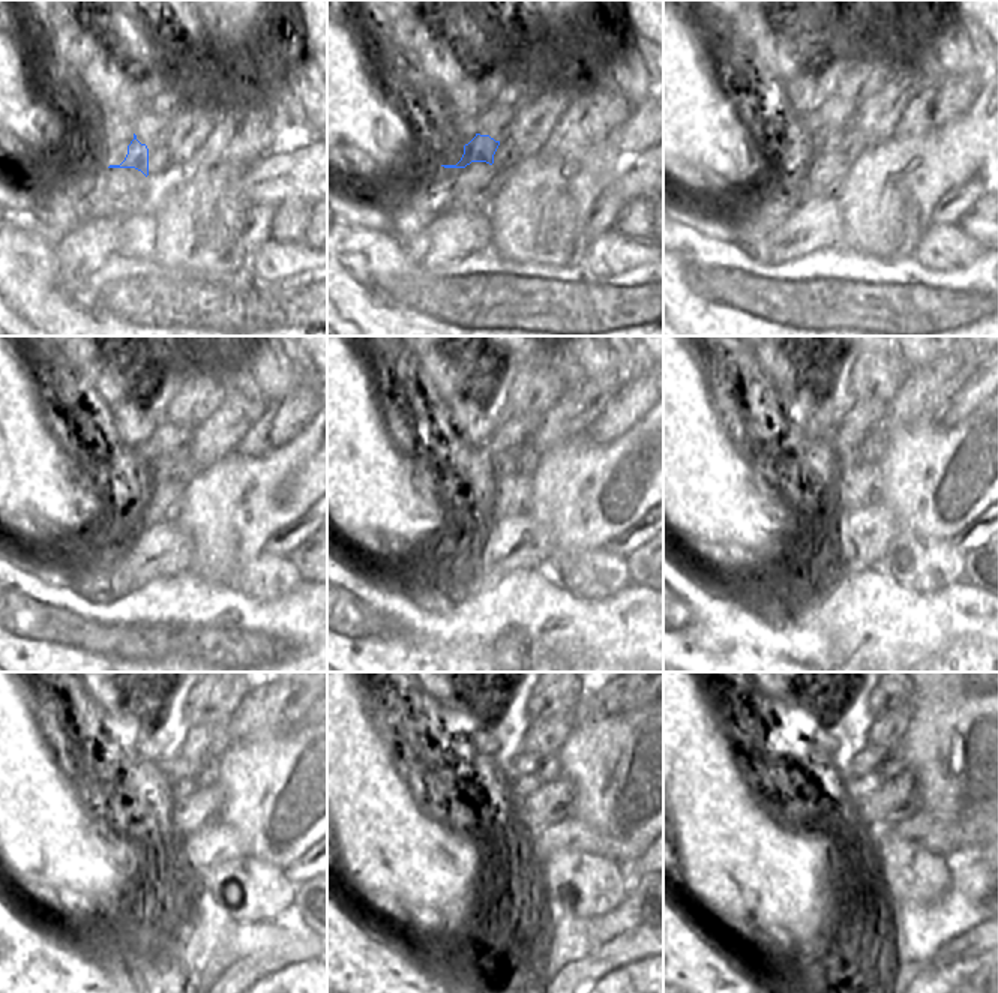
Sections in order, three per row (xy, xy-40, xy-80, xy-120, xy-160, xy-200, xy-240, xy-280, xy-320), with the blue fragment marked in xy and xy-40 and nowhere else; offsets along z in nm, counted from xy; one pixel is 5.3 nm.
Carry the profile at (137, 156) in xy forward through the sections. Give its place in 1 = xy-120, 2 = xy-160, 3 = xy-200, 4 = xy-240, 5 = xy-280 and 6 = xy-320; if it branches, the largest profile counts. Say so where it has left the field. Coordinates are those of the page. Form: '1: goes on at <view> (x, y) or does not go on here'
1: goes on at xy-120 (162, 470)
2: goes on at xy-160 (503, 464)
3: goes on at xy-200 (836, 464)
4: goes on at xy-240 (185, 786)
5: goes on at xy-280 (520, 788)
6: goes on at xy-320 (856, 788)

